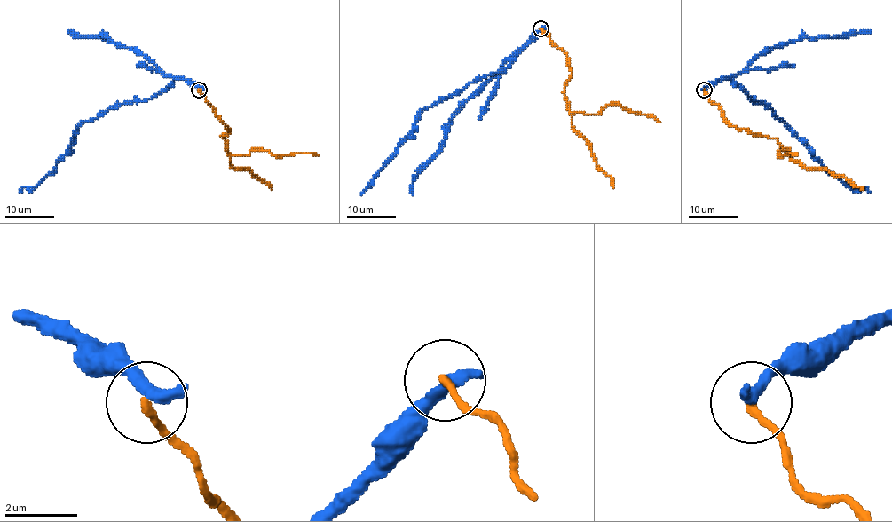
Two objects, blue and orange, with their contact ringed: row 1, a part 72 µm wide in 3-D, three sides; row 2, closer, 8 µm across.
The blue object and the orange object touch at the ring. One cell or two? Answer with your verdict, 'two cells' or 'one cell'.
two cells

